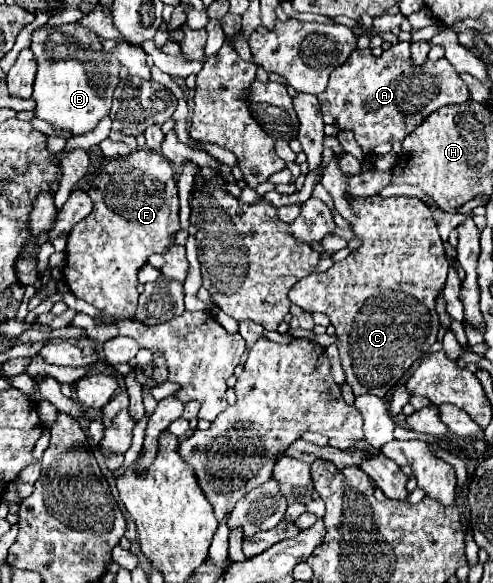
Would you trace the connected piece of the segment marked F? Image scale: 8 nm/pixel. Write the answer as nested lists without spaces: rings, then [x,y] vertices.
[[[134,150],[124,158],[110,158],[104,160],[100,172],[96,174],[88,196],[92,198],[94,210],[74,224],[68,244],[66,244],[66,258],[62,266],[62,276],[70,292],[100,312],[114,318],[114,322],[122,322],[134,316],[138,304],[138,272],[142,264],[148,262],[148,256],[156,252],[166,252],[170,248],[174,234],[180,230],[178,224],[178,188],[174,182],[174,168],[170,162],[152,150]]]

